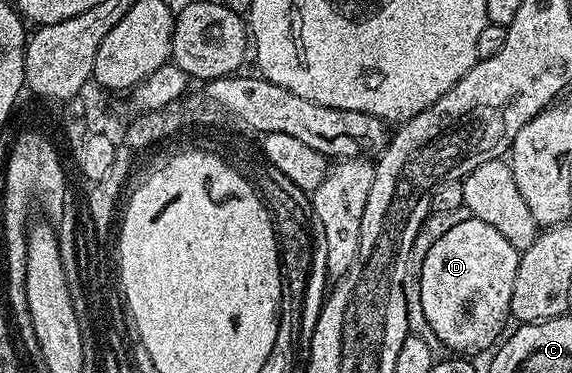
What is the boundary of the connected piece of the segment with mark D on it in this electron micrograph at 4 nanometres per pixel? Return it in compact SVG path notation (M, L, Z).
M471 215L465 216L465 218L465 221L460 221L457 225L450 226L449 229L425 251L424 262L420 265L420 309L424 312L424 321L432 328L433 335L436 336L446 348L453 349L453 351L456 352L453 354L456 355L472 355L468 353L480 353L483 349L488 348L488 350L491 350L493 346L501 340L502 334L505 332L504 324L510 321L510 295L514 295L514 275L518 275L518 263L520 262L521 254L521 250L515 249L510 243L510 239L506 239L506 235L501 235L500 232L494 231L494 227L490 227L490 223L482 223L482 219Z

